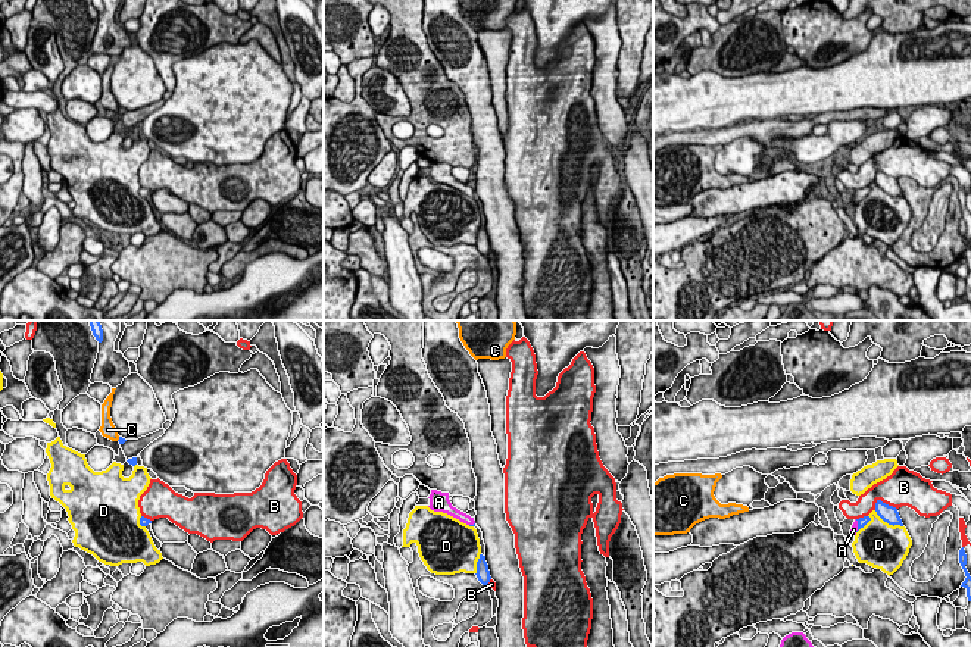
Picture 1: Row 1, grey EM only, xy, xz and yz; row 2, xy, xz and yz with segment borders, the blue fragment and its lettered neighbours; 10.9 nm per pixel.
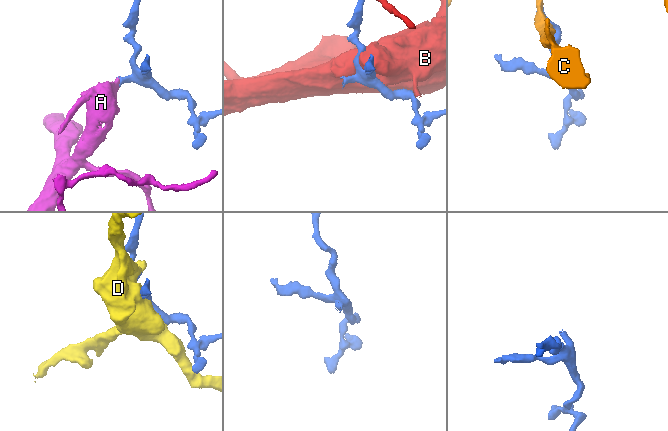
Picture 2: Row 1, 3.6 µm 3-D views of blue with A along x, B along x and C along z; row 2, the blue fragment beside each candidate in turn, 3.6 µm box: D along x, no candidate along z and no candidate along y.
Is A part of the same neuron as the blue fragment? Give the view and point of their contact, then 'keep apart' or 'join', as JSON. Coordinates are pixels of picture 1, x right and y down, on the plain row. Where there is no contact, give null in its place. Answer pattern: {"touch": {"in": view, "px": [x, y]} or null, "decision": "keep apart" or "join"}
{"touch": {"in": "yz", "px": [858, 196]}, "decision": "join"}

